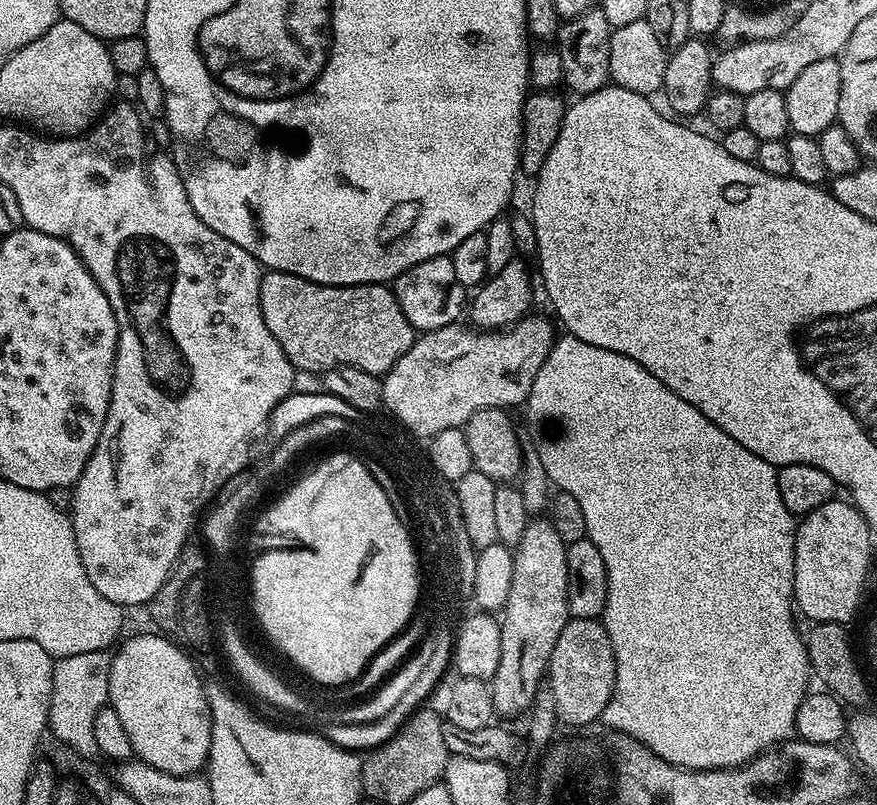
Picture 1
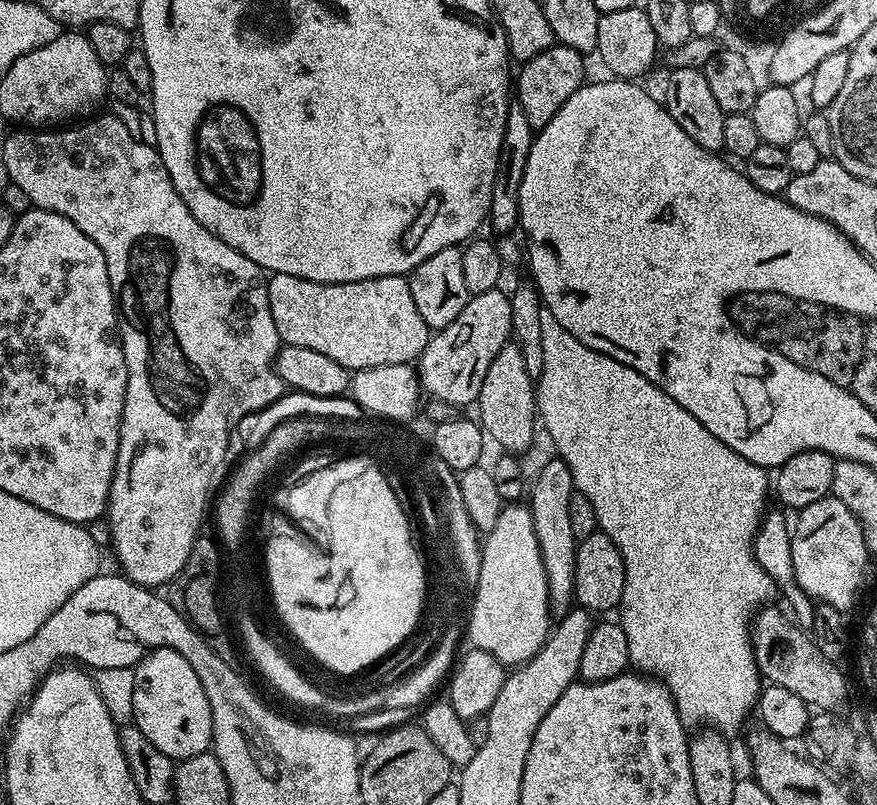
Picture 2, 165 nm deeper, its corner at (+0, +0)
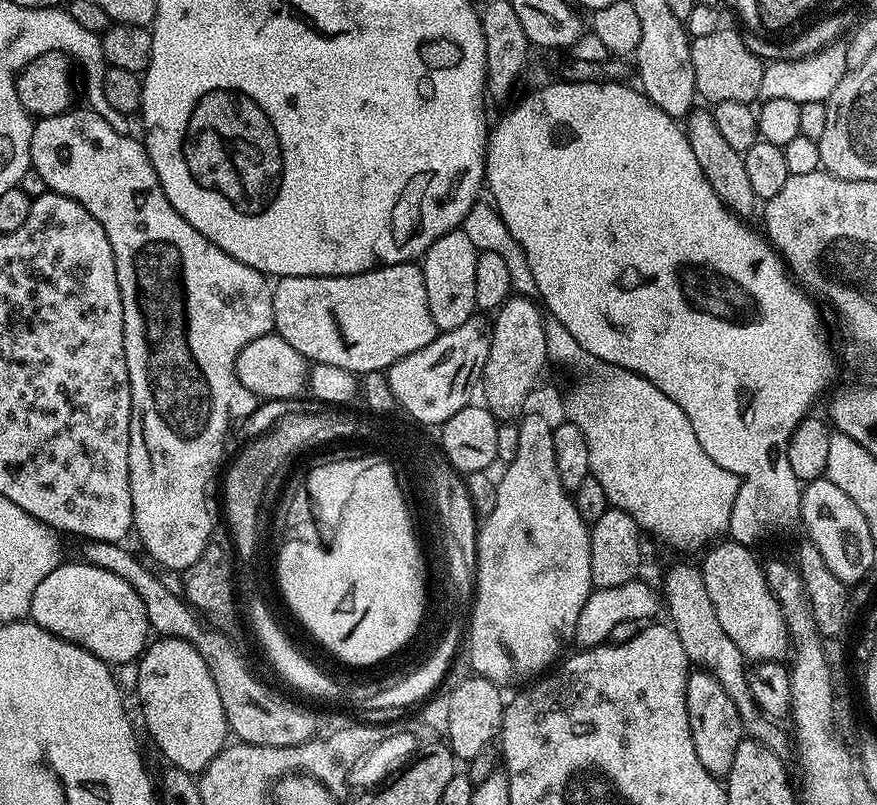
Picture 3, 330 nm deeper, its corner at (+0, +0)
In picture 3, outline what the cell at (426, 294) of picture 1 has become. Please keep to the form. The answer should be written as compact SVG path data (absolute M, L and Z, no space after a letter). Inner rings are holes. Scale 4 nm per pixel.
M462 230L442 234L442 238L434 241L423 254L426 302L430 306L430 318L434 318L441 333L454 330L477 311L474 302L474 266L477 255L478 249L474 242L470 242Z

